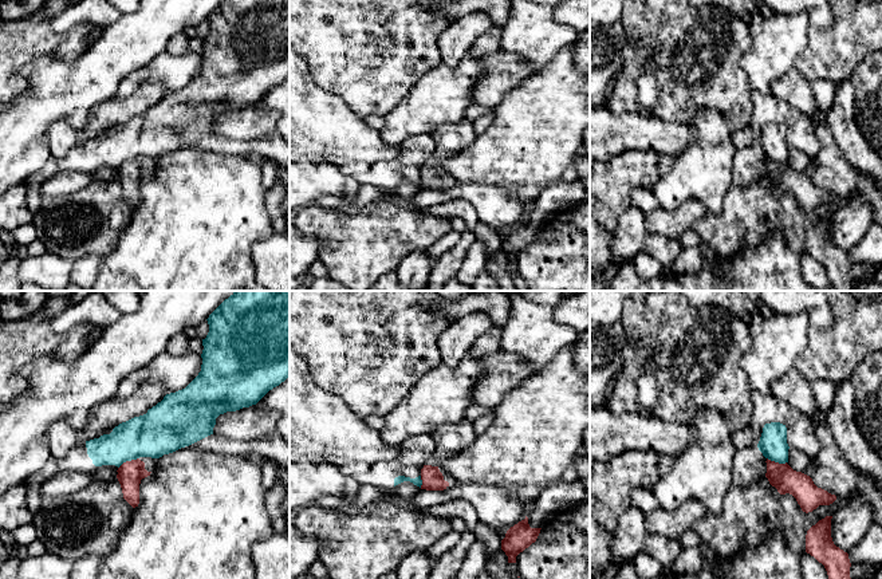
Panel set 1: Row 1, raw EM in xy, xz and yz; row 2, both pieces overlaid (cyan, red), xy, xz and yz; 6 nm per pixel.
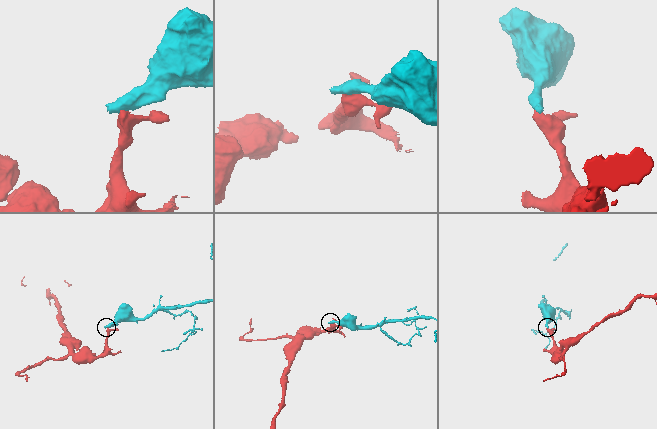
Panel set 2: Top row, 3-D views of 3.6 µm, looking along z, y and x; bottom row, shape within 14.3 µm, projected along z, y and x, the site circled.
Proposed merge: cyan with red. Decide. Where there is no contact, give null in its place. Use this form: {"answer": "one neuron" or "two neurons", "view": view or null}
{"answer": "two neurons", "view": "xy"}

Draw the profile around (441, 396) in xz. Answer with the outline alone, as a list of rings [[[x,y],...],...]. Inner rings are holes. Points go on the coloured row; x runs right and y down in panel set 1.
[[[466,357],[456,367],[444,362],[426,371],[410,389],[409,394],[383,417],[385,428],[381,437],[394,448],[412,436],[433,434],[445,424],[457,424],[464,418],[465,410],[473,405],[473,387],[484,377],[479,359]]]

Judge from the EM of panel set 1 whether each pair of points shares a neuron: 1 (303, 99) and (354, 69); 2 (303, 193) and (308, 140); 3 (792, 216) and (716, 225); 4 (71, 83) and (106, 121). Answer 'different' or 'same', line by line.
1: different
2: different
3: same
4: different

